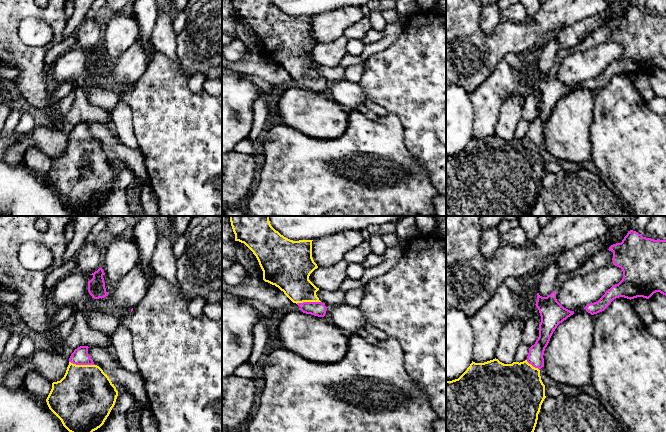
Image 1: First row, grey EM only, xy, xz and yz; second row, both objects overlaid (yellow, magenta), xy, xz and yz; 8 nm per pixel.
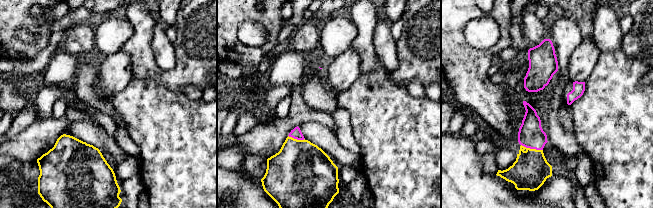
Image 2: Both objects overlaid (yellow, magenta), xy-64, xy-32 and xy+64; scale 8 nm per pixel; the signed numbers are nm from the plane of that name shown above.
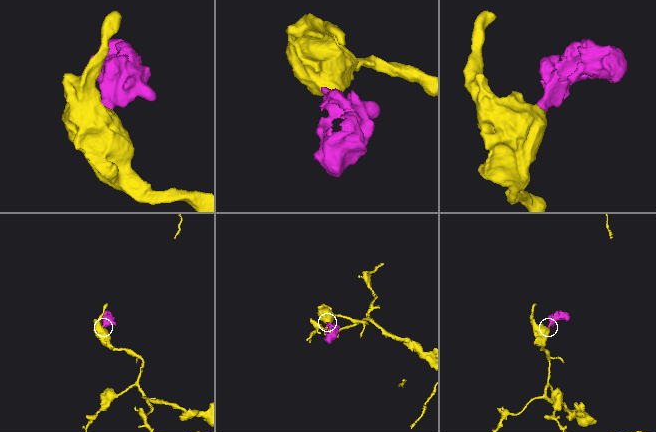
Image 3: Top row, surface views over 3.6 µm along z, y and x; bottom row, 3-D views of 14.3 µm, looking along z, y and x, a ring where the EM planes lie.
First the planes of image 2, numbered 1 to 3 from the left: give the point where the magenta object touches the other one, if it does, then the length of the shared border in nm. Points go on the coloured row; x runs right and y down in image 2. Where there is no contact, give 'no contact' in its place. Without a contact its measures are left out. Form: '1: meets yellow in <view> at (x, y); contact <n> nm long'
1: no contact
2: meets yellow in xy-32 at (296, 139); contact 140 nm long
3: meets yellow in xy+64 at (532, 149); contact 180 nm long

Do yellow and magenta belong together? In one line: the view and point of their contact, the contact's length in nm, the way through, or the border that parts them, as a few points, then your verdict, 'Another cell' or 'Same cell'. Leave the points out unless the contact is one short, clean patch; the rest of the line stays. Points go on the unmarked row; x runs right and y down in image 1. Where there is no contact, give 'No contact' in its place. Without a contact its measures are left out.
Touches yellow at xy (82, 141). Shared border 220 nm. Path across: xy (85, 172), (82, 141), (80, 132). Same cell

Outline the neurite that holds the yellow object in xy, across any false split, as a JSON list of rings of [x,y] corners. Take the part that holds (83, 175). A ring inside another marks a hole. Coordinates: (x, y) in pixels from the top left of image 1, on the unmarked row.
[[[80,122],[74,126],[64,153],[52,159],[46,175],[63,202],[77,212],[100,204],[118,172],[107,150],[90,134],[88,124]]]

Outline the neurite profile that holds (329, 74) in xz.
[[[319,65],[316,68],[316,71],[319,76],[328,84],[344,80],[346,73],[346,69],[341,66],[332,68]]]

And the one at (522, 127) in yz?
[[[521,119],[516,126],[514,137],[519,139],[525,137],[529,129],[529,124],[526,120]]]

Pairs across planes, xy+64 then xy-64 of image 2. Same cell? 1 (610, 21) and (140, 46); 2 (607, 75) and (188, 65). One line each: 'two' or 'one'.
1: two
2: two

